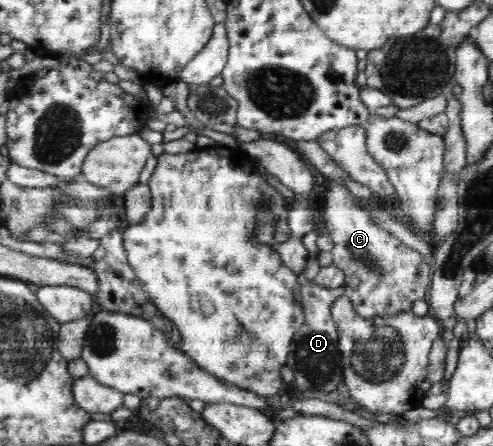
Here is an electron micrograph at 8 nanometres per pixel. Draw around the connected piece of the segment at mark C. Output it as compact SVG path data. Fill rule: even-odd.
M330 180L325 192L324 221L334 243L331 250L333 264L344 272L345 295L350 298L356 314L361 318L368 319L410 311L416 299L426 299L433 273L431 262L425 262L420 253L398 241L392 233L375 223L368 209L361 206L359 199L334 180Z

